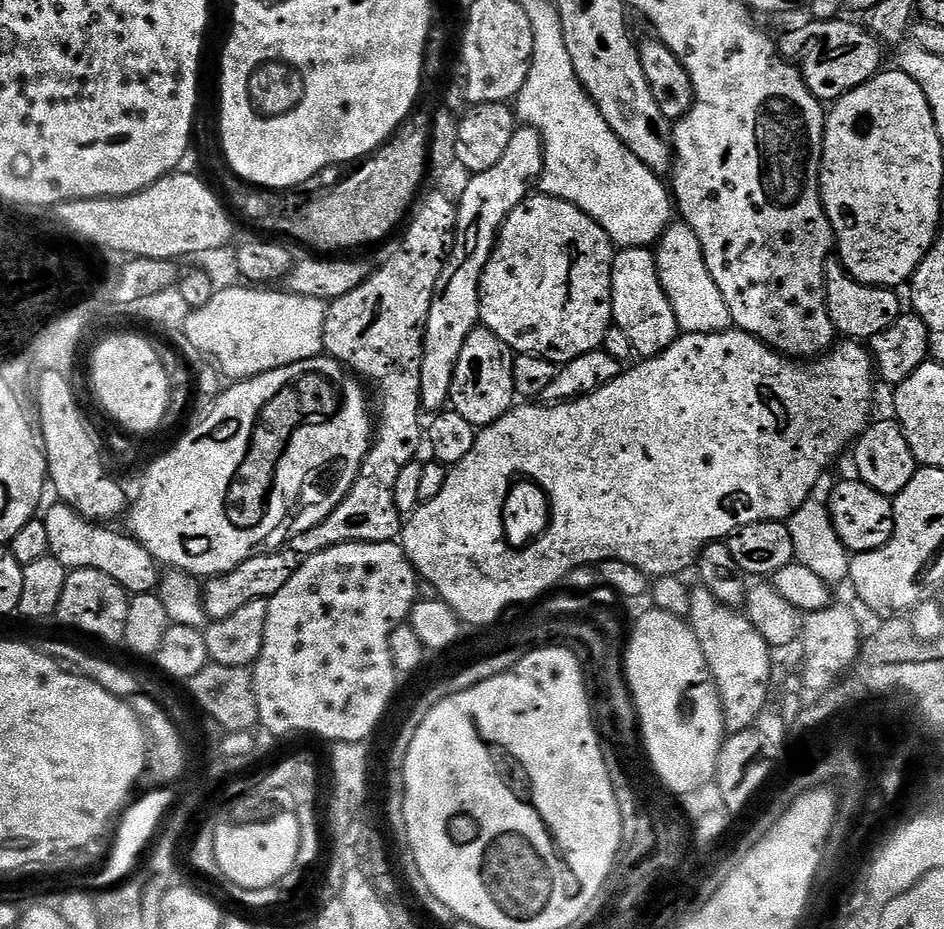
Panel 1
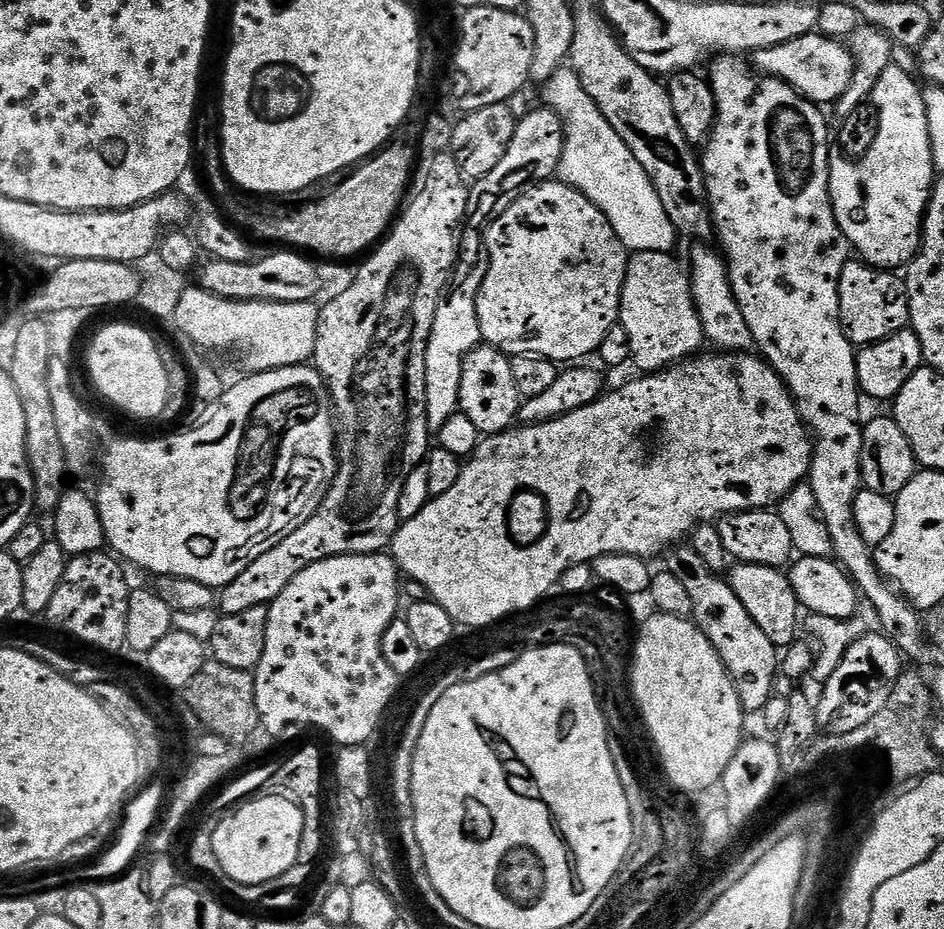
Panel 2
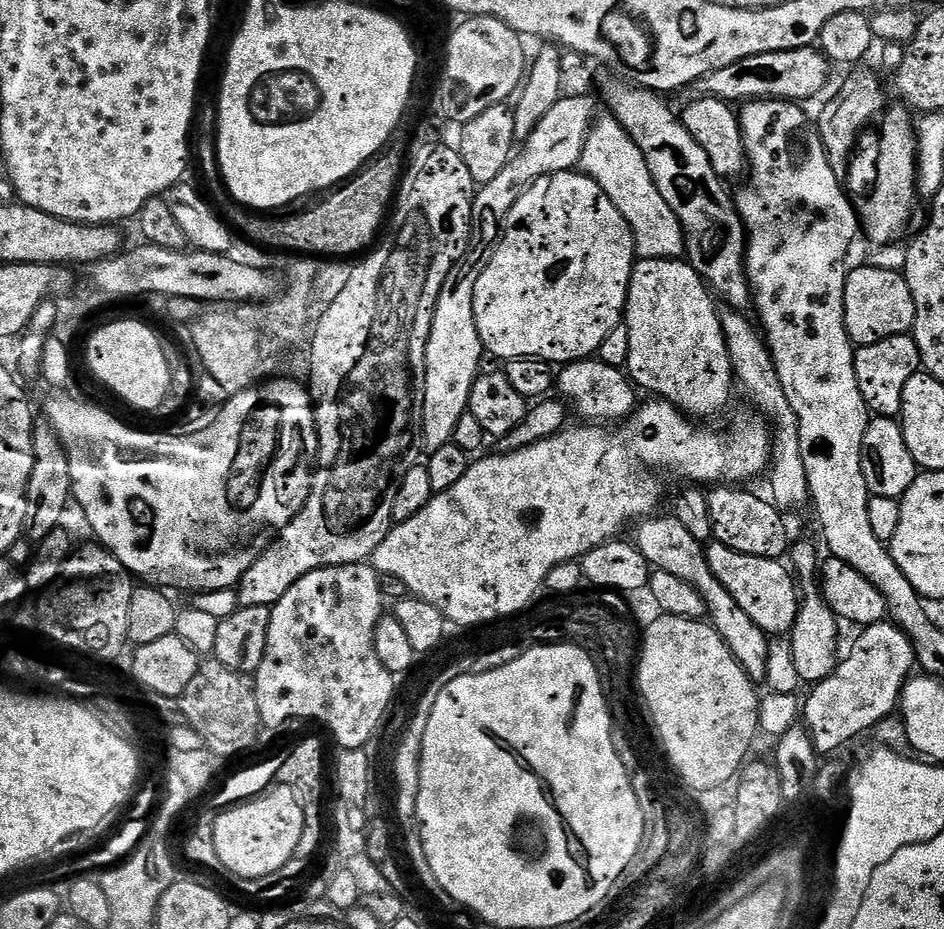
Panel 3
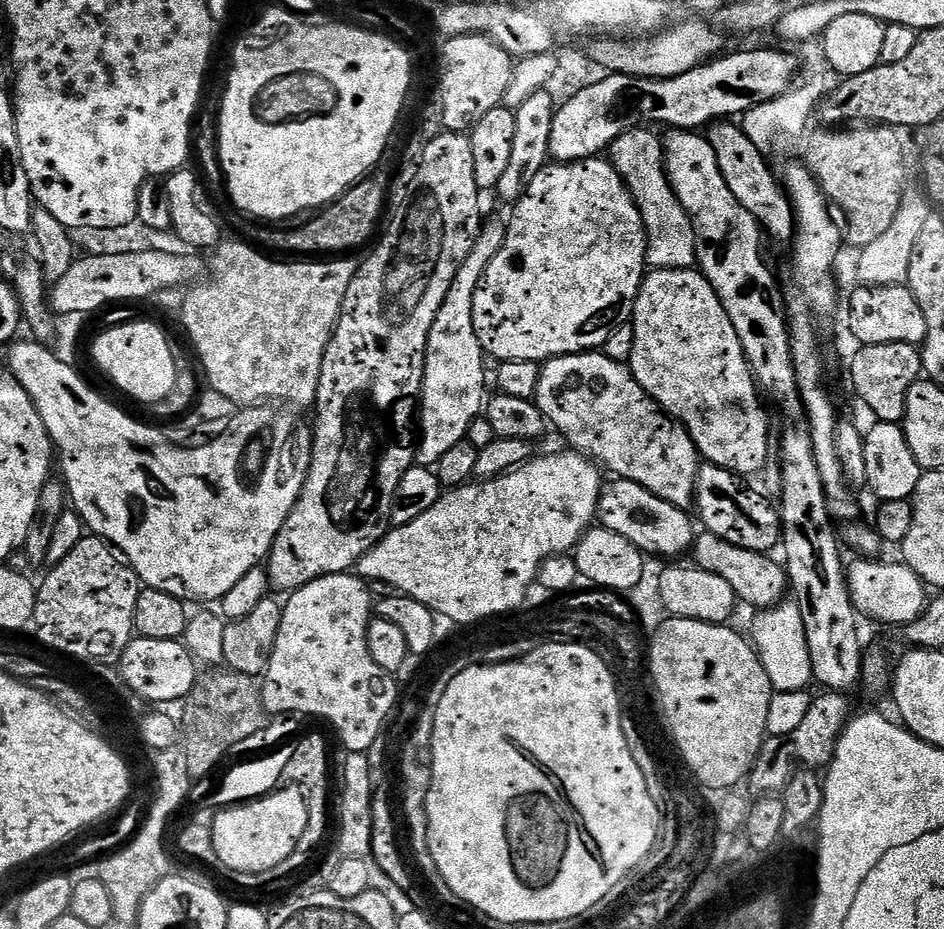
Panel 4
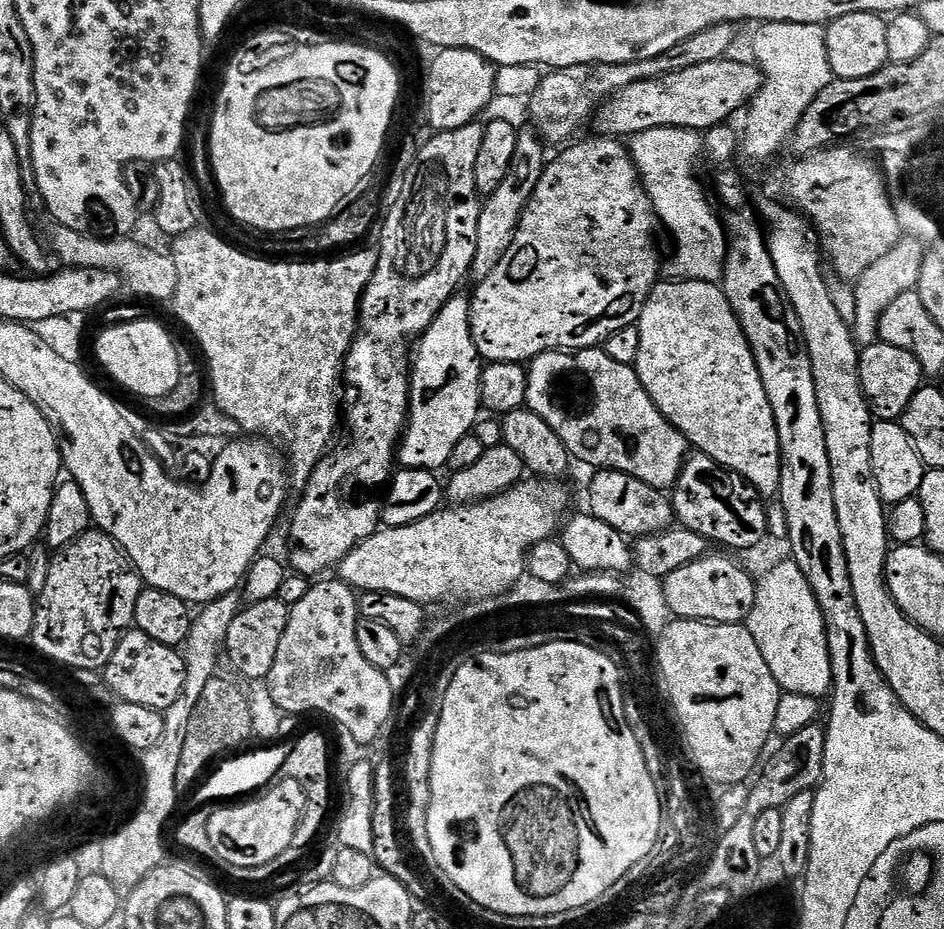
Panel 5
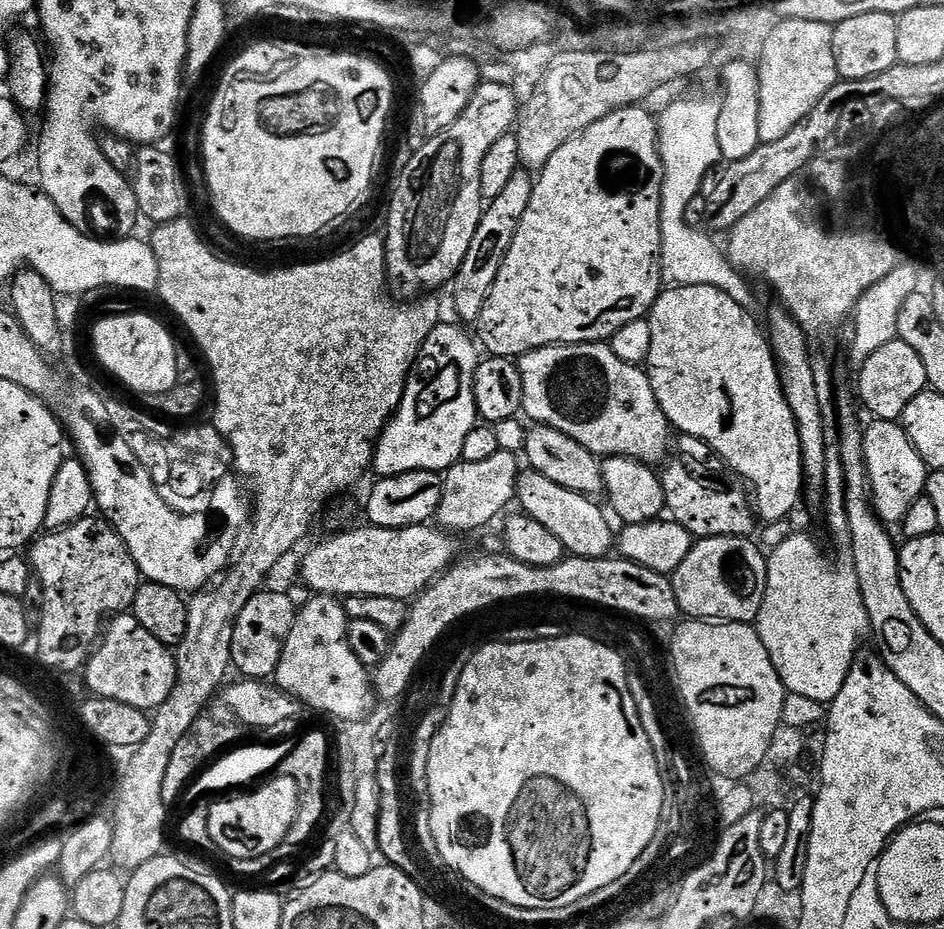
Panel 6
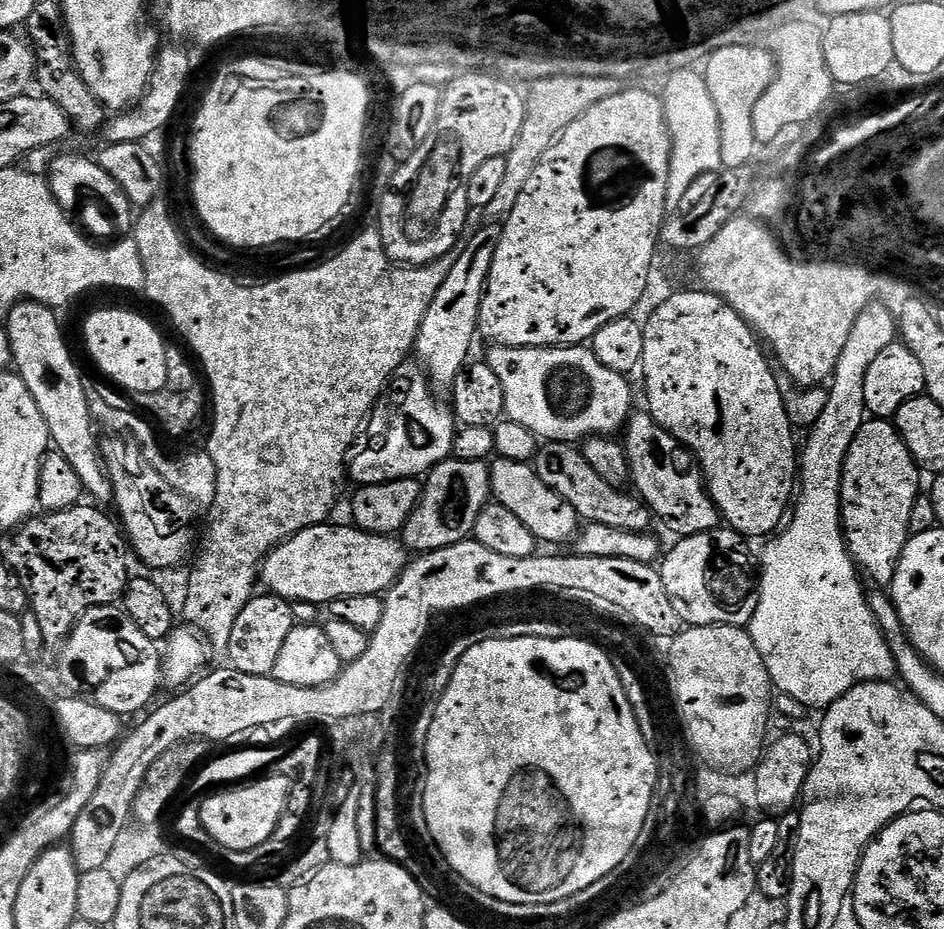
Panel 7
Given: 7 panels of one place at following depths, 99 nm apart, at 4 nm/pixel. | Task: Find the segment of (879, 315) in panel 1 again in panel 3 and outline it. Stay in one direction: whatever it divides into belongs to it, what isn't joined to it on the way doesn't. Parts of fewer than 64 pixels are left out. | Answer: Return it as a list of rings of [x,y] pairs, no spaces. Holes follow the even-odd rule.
[[[865,263],[865,268],[856,268],[844,277],[844,317],[846,318],[846,330],[852,339],[853,345],[873,344],[882,342],[891,336],[902,336],[911,333],[916,317],[914,306],[914,294],[910,294],[910,286],[906,282],[903,271],[882,270],[875,264]]]

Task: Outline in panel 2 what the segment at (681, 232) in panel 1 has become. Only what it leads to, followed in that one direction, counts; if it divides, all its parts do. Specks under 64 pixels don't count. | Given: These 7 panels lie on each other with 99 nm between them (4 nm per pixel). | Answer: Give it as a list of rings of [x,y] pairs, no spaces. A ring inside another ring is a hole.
[[[696,246],[692,252],[692,268],[690,264],[692,293],[696,299],[696,309],[702,318],[704,335],[711,343],[712,340],[716,343],[717,349],[748,352],[753,347],[750,326],[746,326],[746,317],[742,315],[742,306],[738,306],[738,298],[734,298],[734,290],[728,277],[728,265],[717,253],[716,256],[708,246]]]

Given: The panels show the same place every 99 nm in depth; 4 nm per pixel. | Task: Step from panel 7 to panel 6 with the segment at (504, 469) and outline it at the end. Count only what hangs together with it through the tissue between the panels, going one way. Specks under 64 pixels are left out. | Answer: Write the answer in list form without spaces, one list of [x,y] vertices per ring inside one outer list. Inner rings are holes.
[[[524,470],[517,479],[514,500],[517,505],[520,503],[519,511],[523,515],[540,522],[550,534],[554,534],[554,538],[558,538],[558,542],[562,542],[565,553],[599,560],[613,551],[614,528],[612,532],[605,509],[600,509],[589,497],[566,490],[550,482],[550,478],[542,478],[542,474]]]

